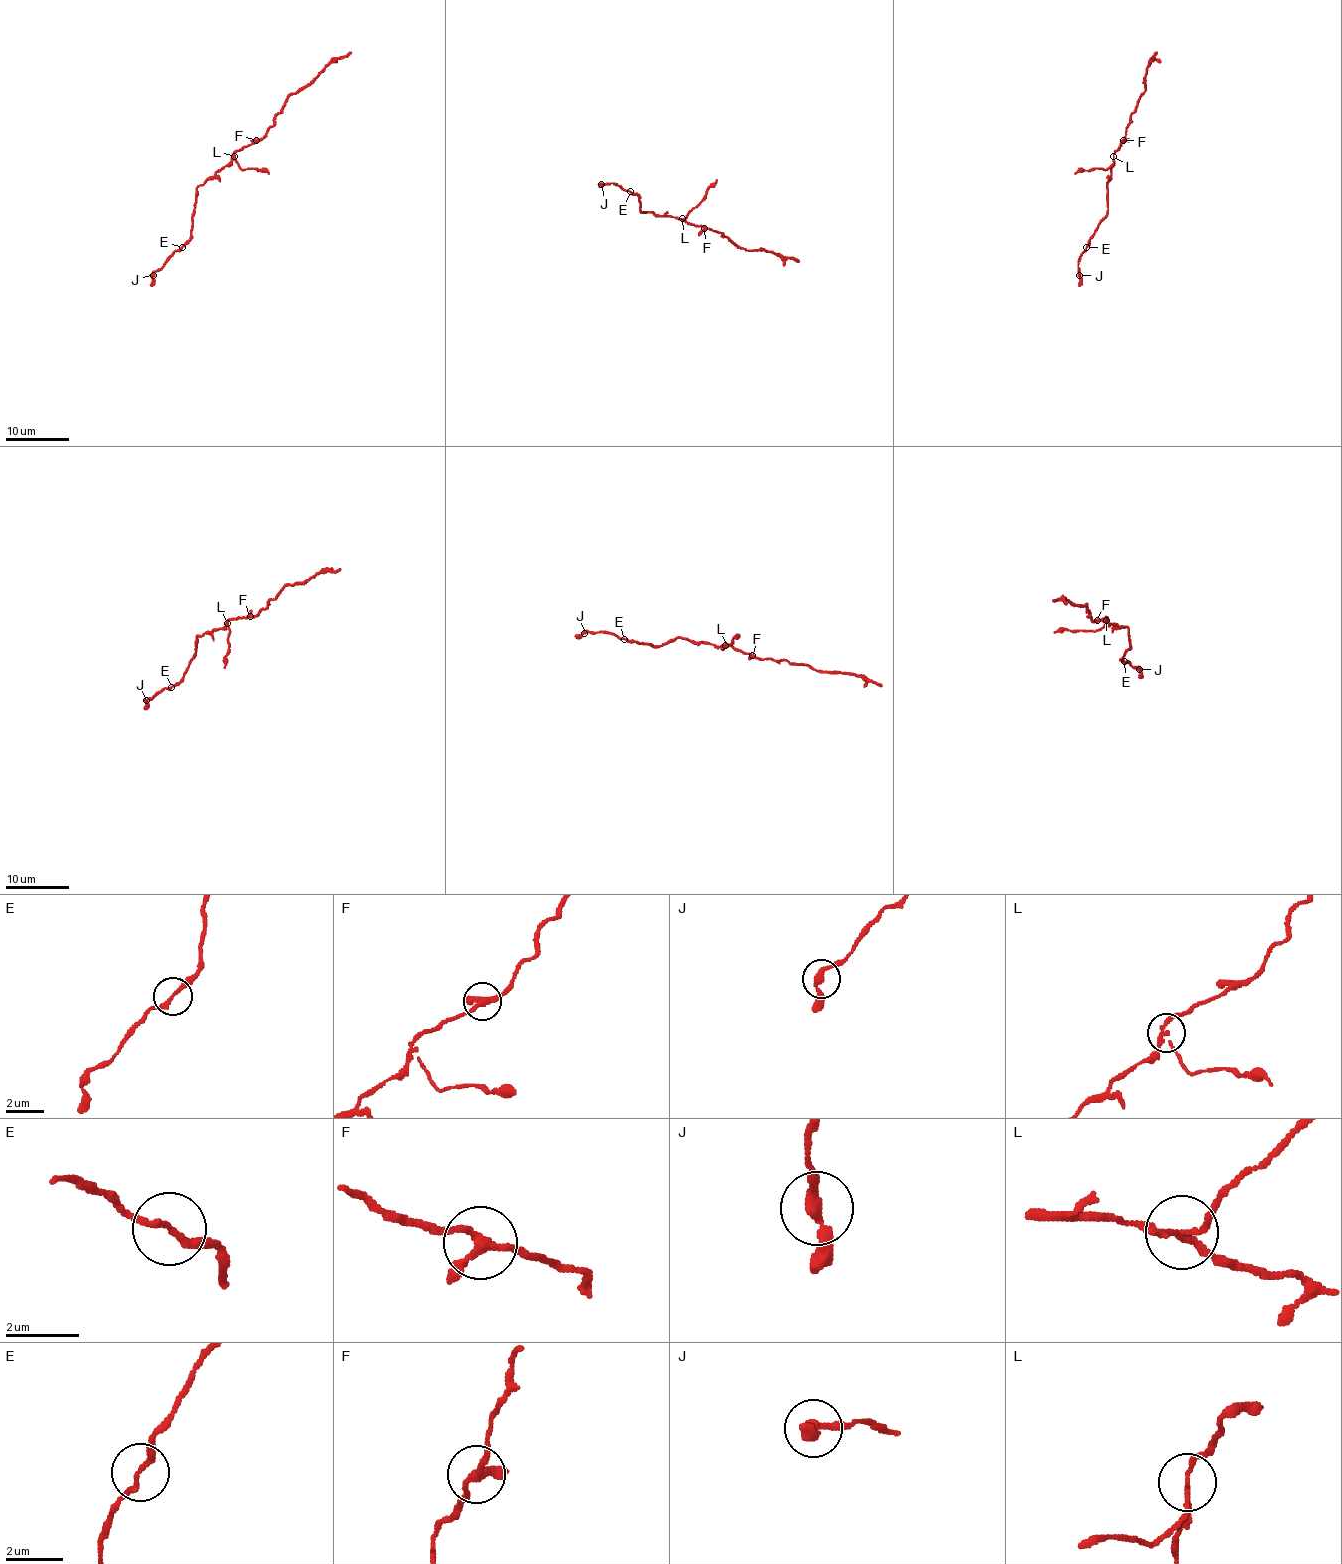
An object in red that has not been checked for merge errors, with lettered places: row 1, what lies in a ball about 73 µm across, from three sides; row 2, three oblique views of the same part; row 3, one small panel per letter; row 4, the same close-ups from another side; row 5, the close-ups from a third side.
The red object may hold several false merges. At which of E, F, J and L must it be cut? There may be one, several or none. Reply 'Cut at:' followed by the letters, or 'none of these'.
Cut at: L

